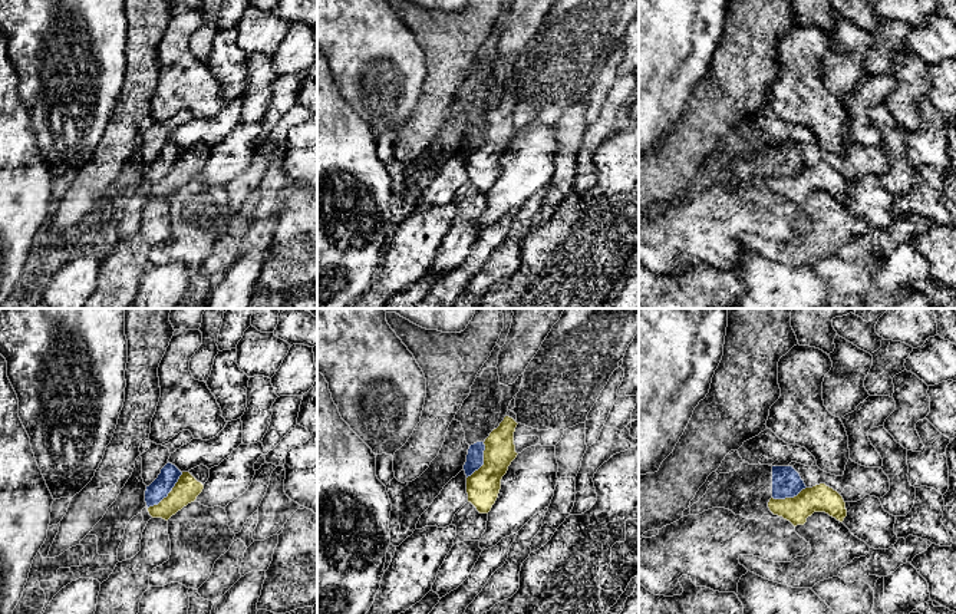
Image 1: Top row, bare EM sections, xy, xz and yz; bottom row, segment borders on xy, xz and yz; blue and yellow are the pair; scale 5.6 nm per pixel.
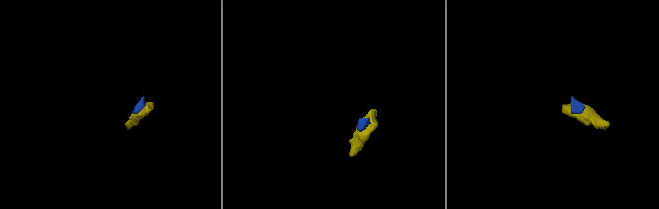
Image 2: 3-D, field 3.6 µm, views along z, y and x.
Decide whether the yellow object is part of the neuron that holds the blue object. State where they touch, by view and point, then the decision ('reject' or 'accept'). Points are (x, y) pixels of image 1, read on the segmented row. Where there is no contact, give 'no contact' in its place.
meets blue in xy at (168, 492); reject

